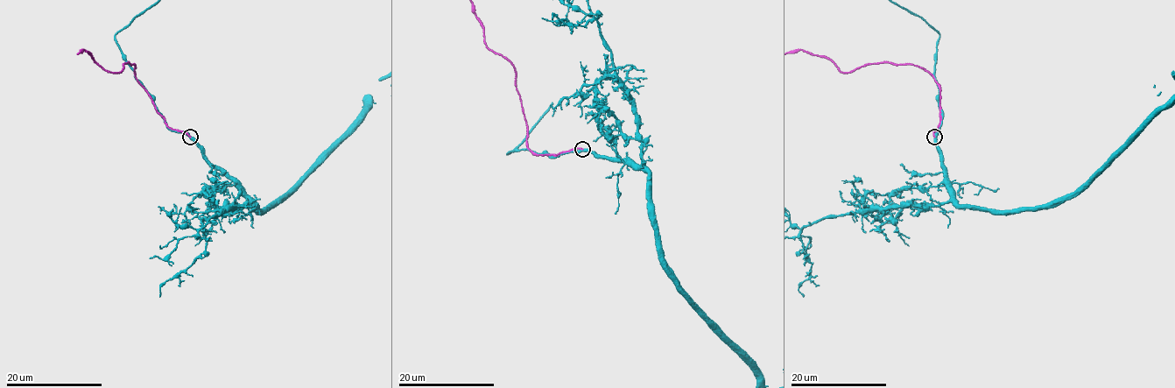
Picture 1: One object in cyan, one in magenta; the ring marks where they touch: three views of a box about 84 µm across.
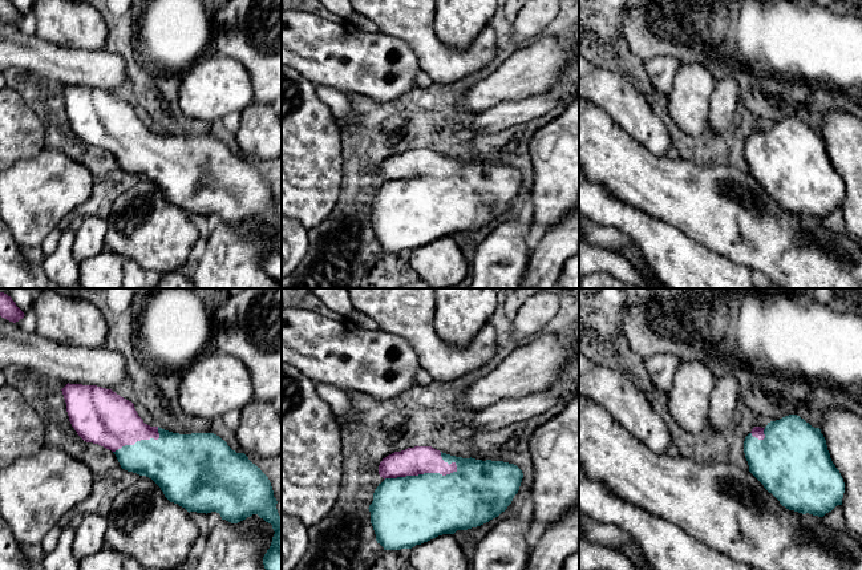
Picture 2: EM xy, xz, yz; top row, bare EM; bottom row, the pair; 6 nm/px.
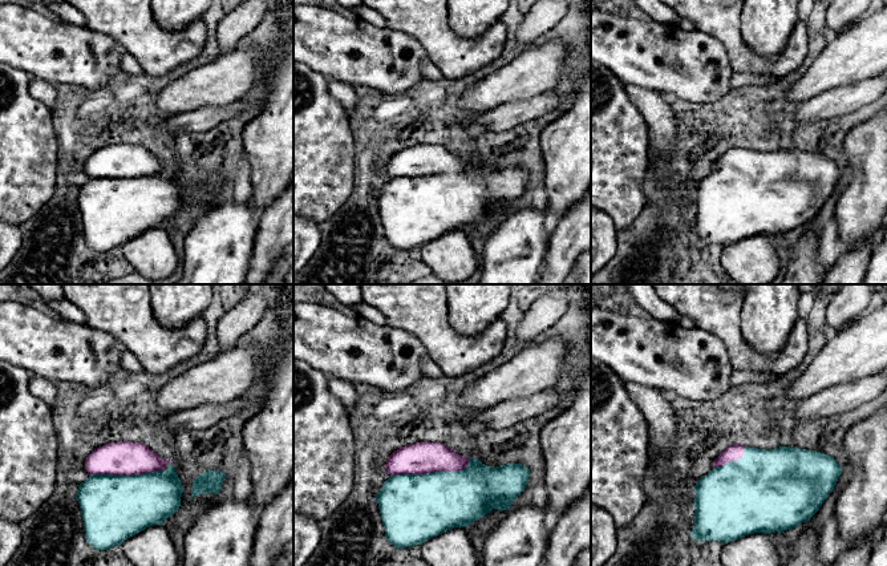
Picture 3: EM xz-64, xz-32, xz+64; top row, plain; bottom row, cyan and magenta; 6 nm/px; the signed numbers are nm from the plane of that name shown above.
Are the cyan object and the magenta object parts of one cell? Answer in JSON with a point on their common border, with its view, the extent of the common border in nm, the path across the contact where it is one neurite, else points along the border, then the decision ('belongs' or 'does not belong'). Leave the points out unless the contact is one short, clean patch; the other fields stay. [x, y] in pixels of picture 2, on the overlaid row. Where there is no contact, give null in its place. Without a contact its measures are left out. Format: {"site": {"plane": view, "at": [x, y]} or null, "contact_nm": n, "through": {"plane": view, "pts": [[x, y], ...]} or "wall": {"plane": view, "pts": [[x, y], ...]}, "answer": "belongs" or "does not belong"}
{"site": {"plane": "xz", "at": [421, 474]}, "contact_nm": 460, "answer": "belongs"}

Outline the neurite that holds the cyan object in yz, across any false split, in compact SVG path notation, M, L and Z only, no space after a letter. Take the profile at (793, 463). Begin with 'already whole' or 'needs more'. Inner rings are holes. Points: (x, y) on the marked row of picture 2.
needs more; M789 415L768 423L765 428L754 427L745 437L744 453L749 472L786 509L823 517L842 505L845 482L830 458L826 440L819 428L800 416Z

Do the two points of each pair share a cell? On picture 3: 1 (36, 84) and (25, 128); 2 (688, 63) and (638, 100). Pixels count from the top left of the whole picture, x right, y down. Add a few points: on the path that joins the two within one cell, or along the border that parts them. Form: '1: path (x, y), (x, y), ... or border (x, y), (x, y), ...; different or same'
1: border (31, 77), (29, 92), (51, 109); different
2: border (626, 84), (649, 88), (661, 93); different

